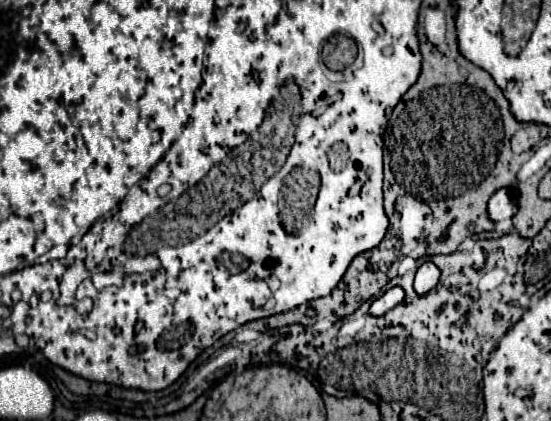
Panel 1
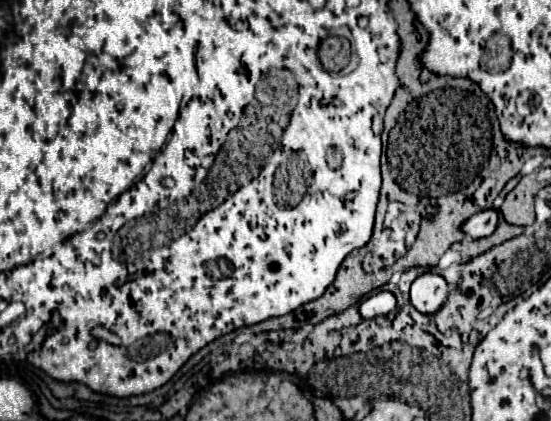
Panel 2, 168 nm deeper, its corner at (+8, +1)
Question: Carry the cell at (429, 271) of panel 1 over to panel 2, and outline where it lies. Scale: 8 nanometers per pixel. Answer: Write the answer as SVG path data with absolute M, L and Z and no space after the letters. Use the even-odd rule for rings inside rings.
M424 273L412 283L410 301L424 315L440 311L446 299L448 299L448 287L438 273Z

